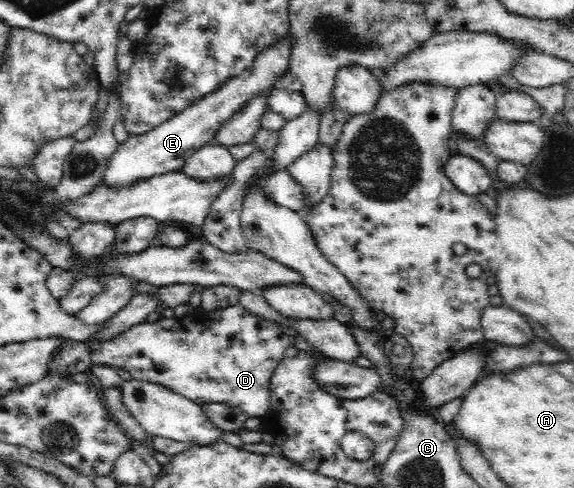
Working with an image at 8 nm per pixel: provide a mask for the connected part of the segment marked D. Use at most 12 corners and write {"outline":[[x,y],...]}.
{"outline":[[237,303],[93,345],[197,405],[271,410],[292,339]]}

